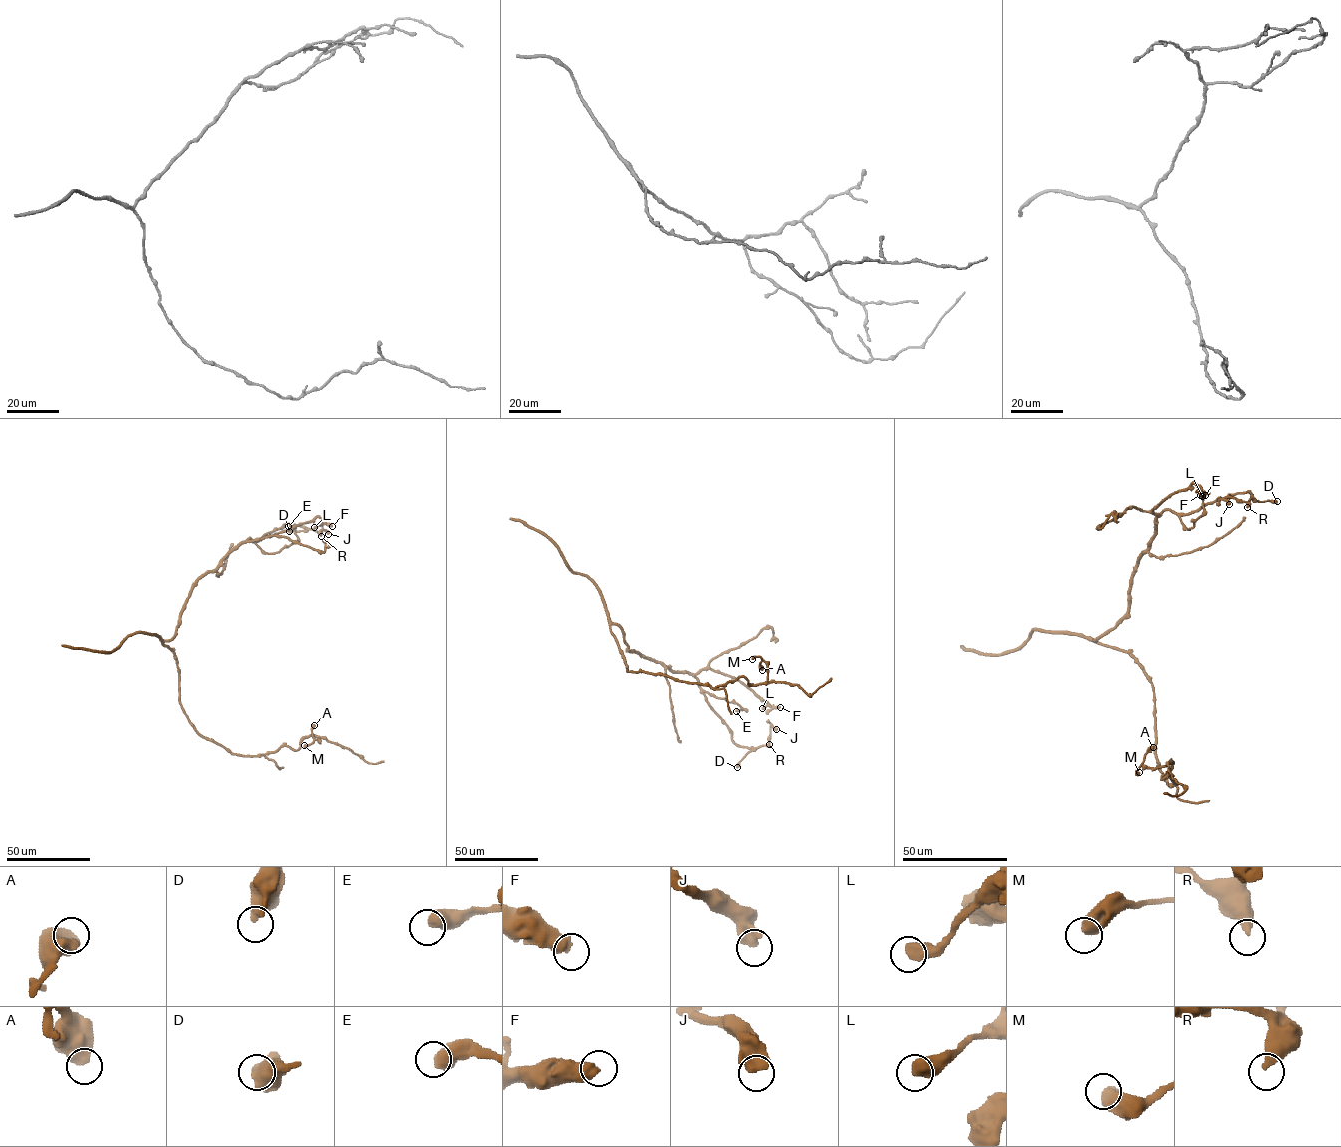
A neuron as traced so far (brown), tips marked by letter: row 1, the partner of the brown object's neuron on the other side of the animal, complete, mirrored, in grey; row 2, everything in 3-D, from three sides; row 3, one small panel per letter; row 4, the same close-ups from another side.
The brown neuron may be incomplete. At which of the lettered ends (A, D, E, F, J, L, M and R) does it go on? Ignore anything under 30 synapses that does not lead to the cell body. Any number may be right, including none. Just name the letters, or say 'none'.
F

